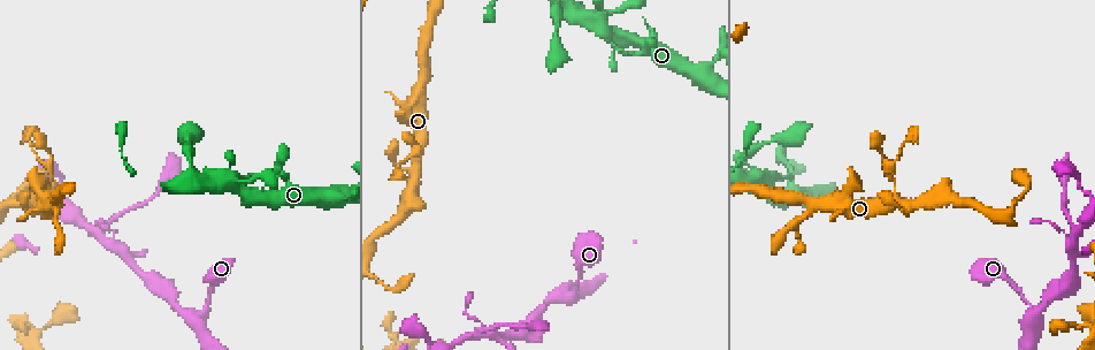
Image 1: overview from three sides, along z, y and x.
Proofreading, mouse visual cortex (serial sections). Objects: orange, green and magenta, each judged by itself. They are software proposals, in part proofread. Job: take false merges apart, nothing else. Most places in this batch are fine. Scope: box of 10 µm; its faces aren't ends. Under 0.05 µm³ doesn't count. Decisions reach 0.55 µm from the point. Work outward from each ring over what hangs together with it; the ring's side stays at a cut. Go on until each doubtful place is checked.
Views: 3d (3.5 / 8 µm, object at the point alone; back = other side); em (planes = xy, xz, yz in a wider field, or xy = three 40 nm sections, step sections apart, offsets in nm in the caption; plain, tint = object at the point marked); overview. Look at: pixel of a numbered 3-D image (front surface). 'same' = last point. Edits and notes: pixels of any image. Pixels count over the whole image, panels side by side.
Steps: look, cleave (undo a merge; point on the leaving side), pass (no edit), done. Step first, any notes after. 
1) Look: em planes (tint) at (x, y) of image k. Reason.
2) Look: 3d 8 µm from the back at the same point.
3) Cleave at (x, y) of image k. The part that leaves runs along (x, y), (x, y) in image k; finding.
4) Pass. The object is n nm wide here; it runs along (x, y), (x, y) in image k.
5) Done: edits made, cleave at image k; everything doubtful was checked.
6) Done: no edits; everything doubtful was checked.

Look: 3d 3.5 µm at (910, 210) of image 1. Sharp bend.

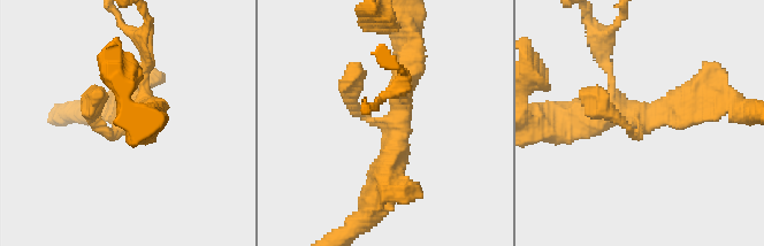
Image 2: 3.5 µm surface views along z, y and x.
Look: em xy step 1 (tint) at (386, 123) of image 2. Need the tissue.

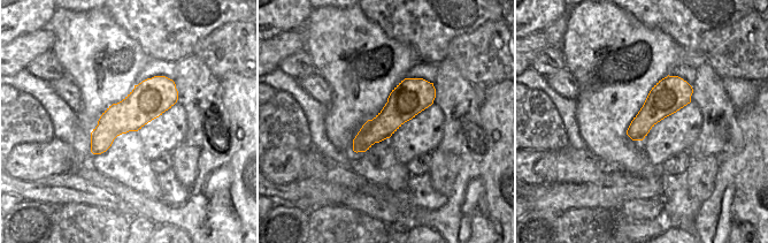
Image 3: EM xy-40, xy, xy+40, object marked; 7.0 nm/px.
Pass. It runs along (406, 62), (396, 122), (353, 107), (353, 81) in image 2; all the same cell.

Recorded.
Look: 3d 8 µm at (417, 154) of image 1. Sharp bend.

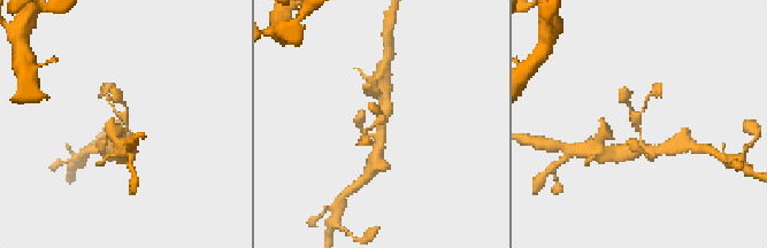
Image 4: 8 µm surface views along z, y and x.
Look: em xy step 1 (tint) at the same point. Now the EM.

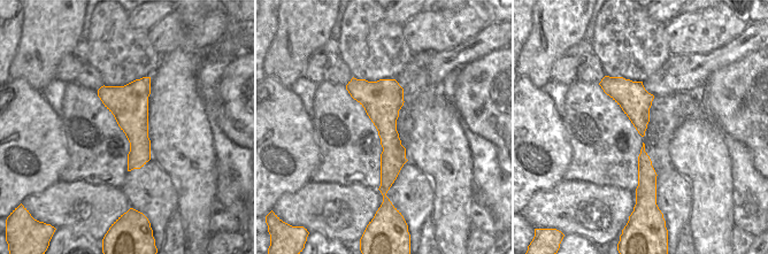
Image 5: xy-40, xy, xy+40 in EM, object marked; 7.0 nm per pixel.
Pass. It runs along (639, 149), (638, 119), (624, 93) in image 4; continuous, no second cell.

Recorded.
Look: 3d 3.5 µm at (1075, 235) of image 1. Abrupt turn.

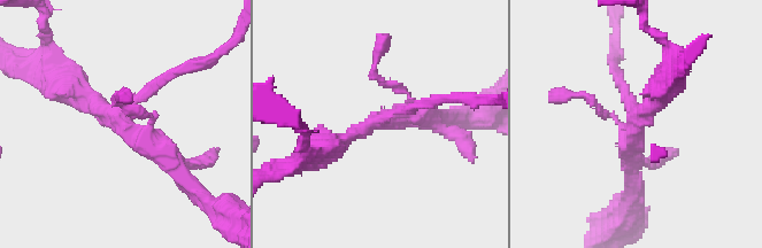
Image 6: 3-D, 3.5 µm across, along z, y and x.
Look: em planes (tint) at (118, 119) of image 6.

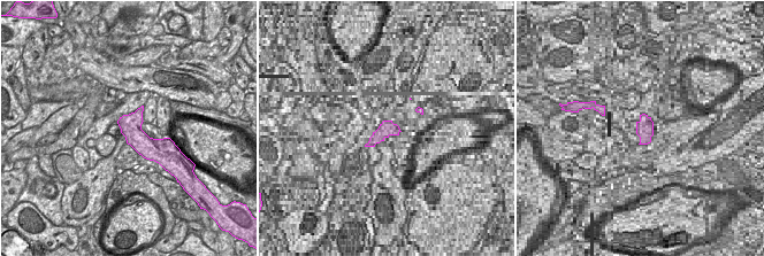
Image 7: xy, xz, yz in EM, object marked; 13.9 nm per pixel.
Pass. It runs along (174, 169), (114, 116), (58, 80) in image 6; one cell here.

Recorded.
Done: no edits; everything doubtful was checked.

